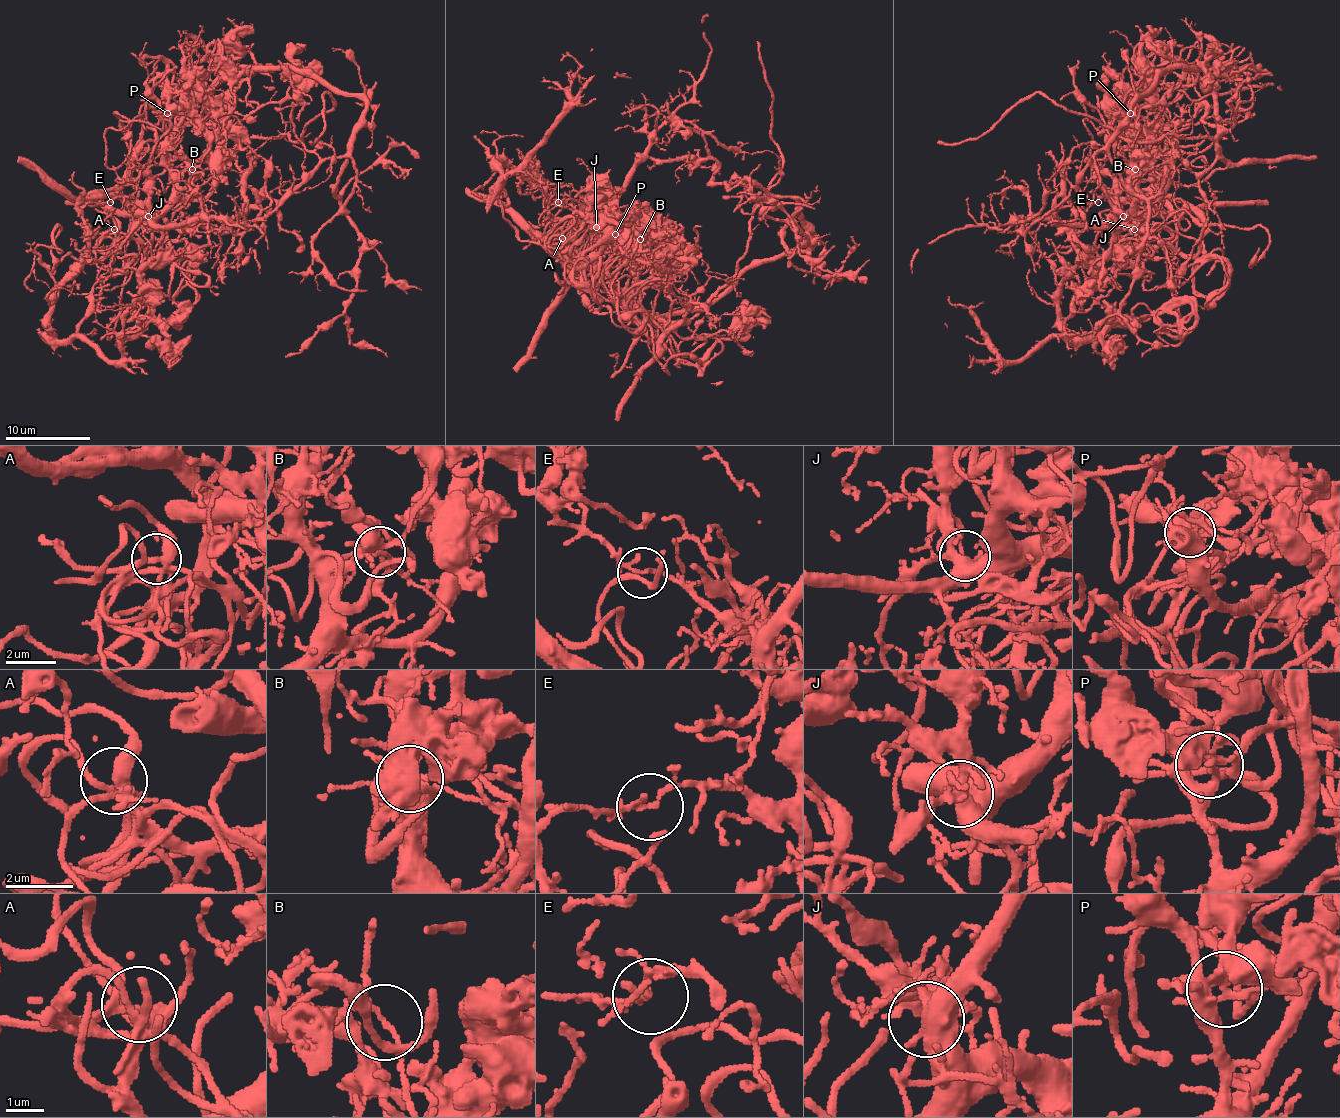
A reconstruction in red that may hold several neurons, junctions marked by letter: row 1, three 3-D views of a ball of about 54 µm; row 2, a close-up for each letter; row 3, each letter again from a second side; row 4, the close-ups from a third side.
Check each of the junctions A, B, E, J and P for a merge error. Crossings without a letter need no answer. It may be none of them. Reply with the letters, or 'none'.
B, E, P

